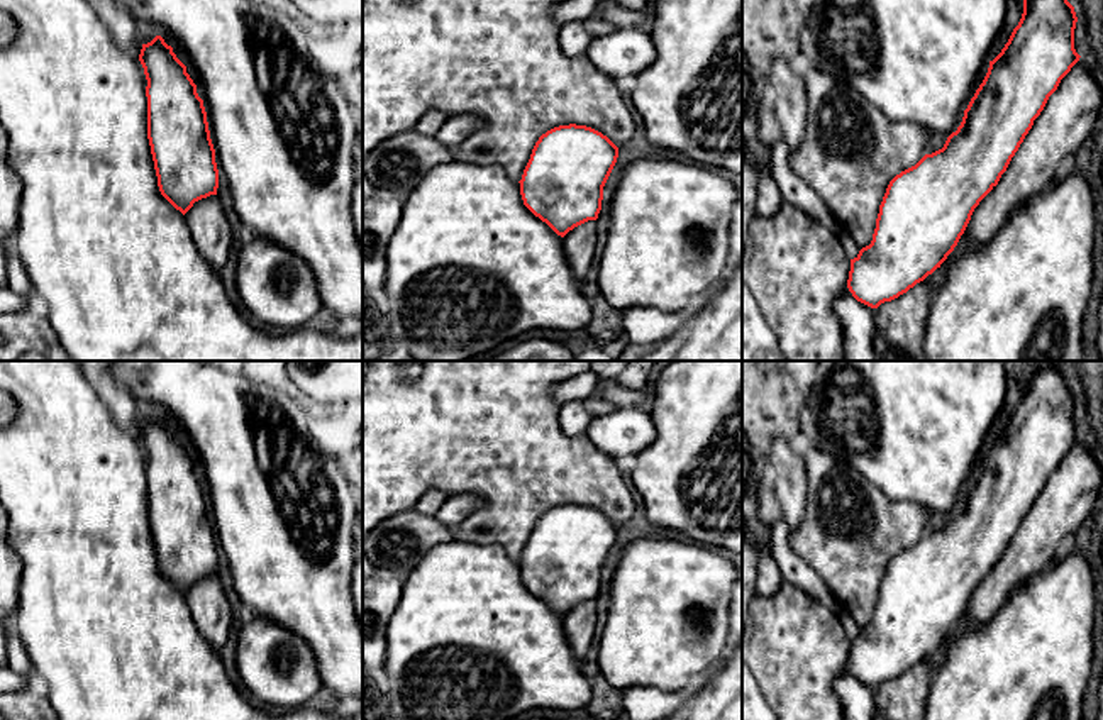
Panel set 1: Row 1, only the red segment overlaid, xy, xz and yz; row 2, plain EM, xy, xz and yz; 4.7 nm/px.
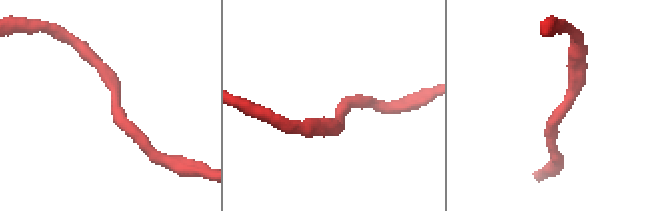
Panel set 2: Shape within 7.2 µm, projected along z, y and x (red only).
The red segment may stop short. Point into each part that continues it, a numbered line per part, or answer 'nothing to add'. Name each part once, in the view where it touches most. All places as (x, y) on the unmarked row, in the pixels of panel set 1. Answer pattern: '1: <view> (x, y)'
1: yz (1068, 497)

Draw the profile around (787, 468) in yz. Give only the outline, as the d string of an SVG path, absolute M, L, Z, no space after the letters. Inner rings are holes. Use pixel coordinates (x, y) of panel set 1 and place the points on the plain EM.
M776 437L771 442L768 474L771 476L774 495L781 507L781 518L795 530L808 505L808 474L805 457L800 456L790 440Z

